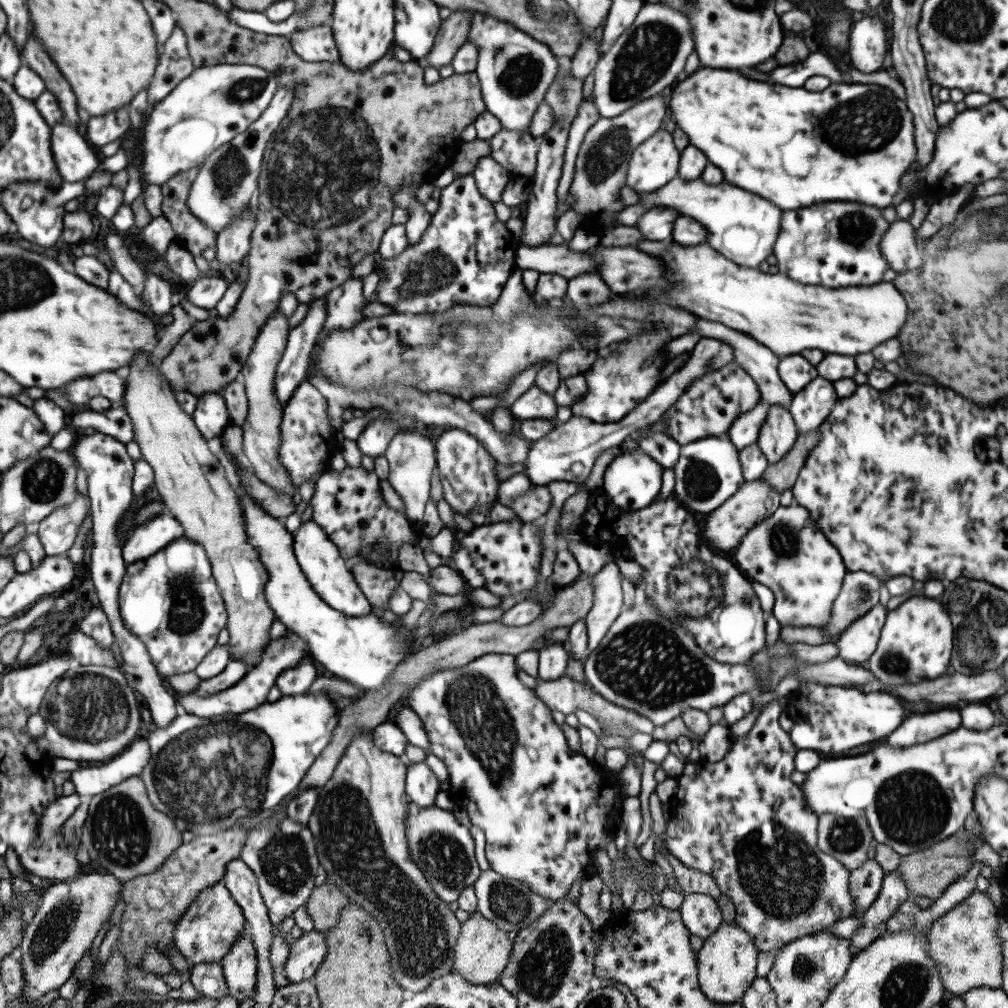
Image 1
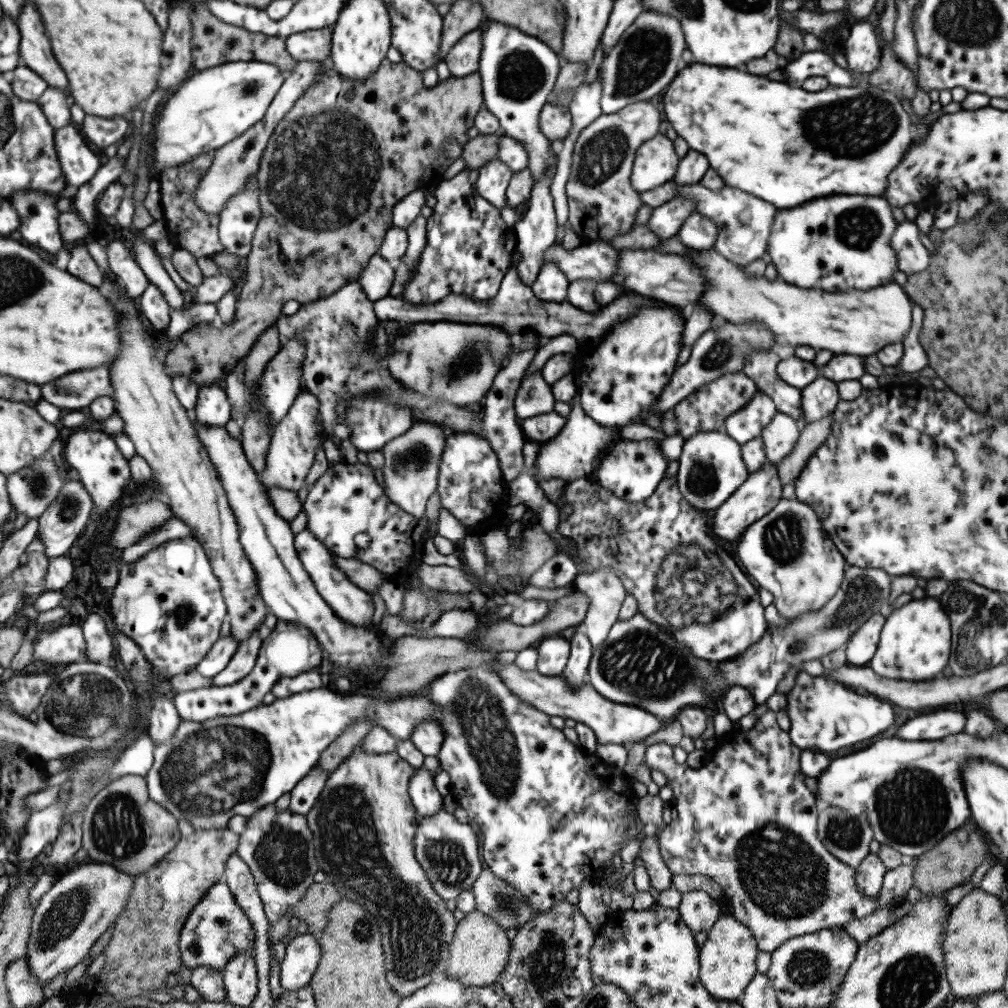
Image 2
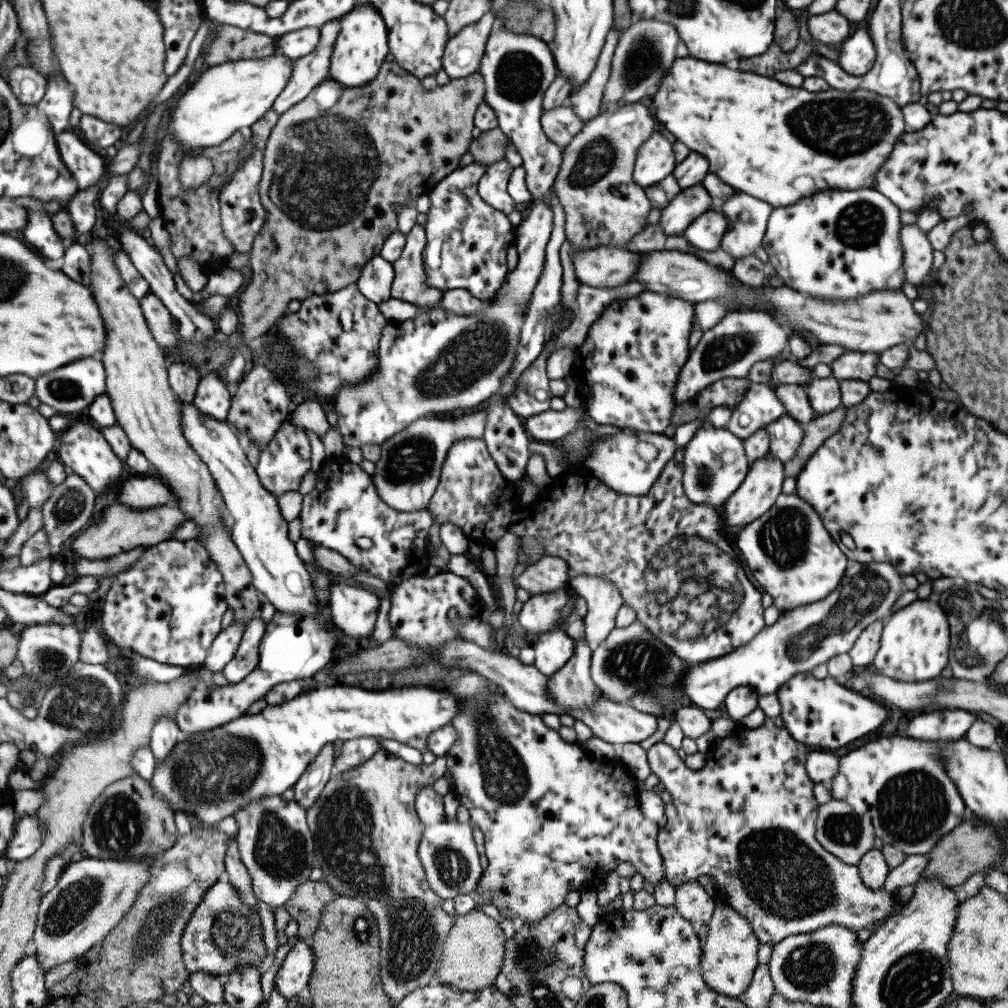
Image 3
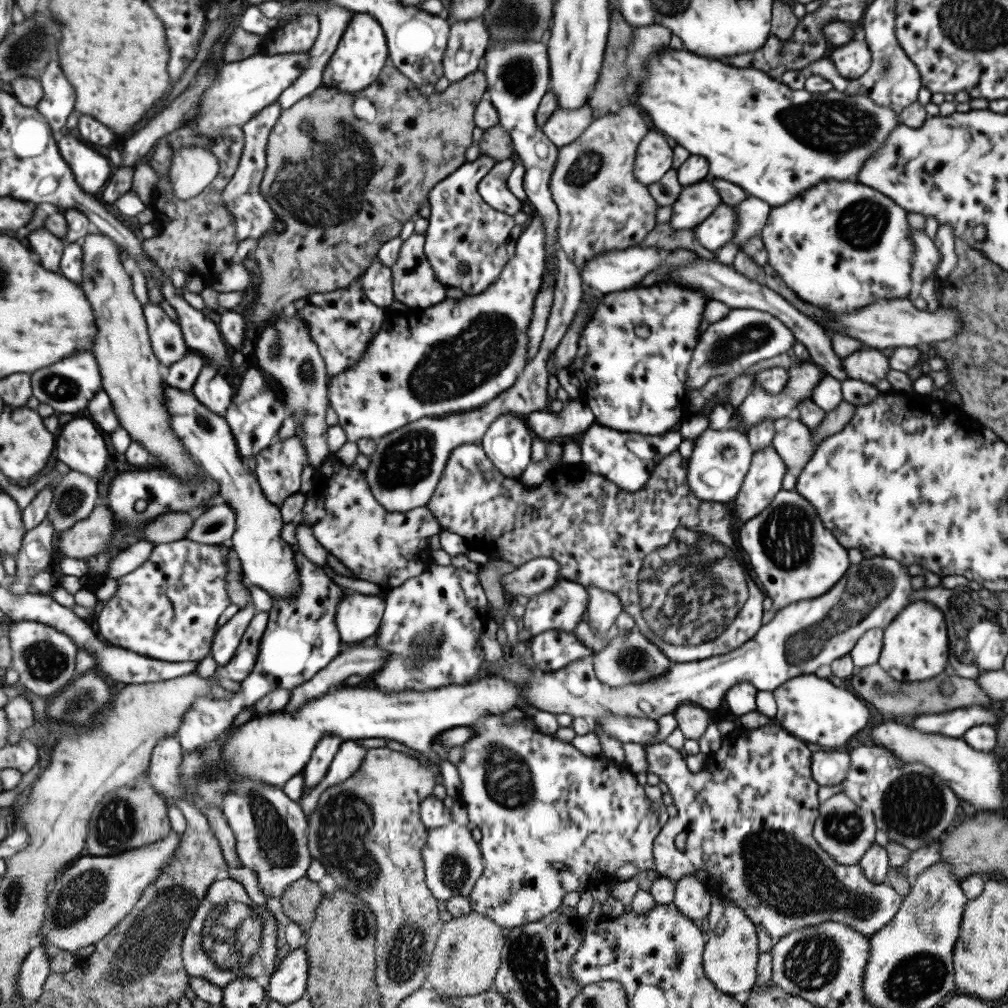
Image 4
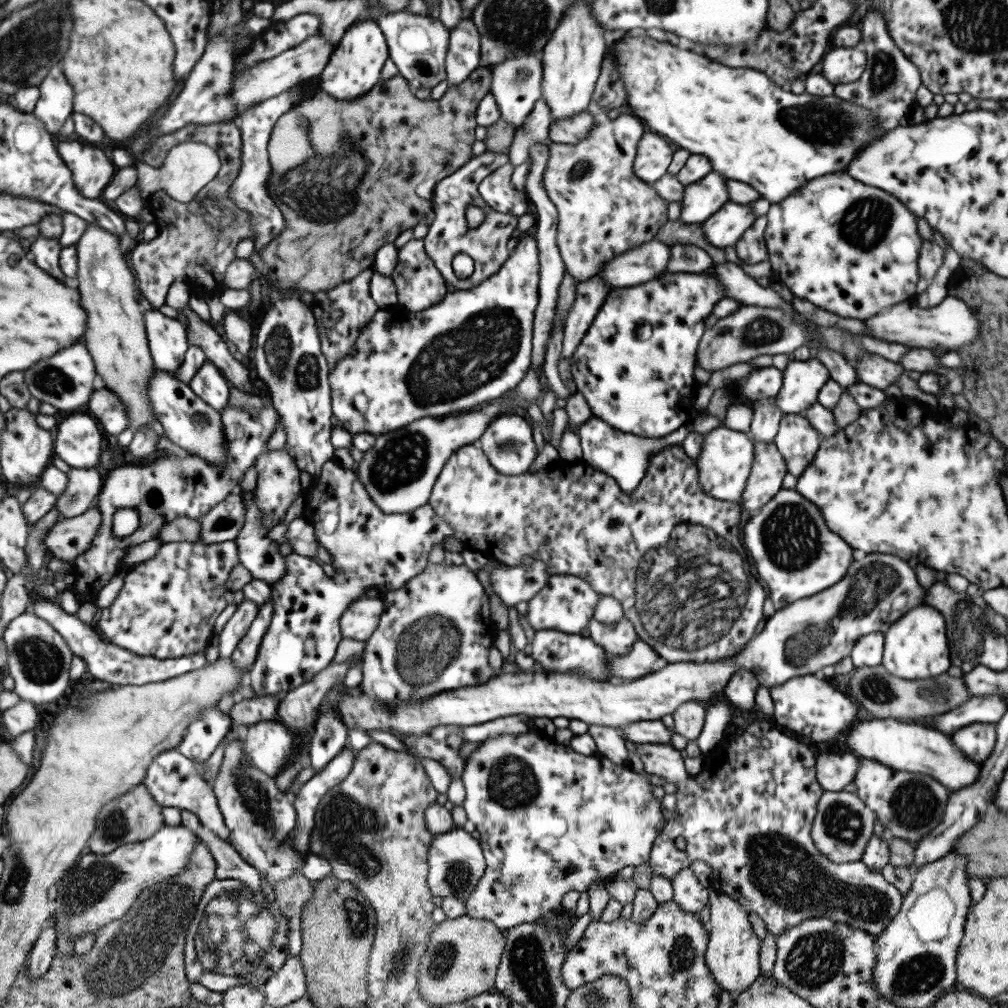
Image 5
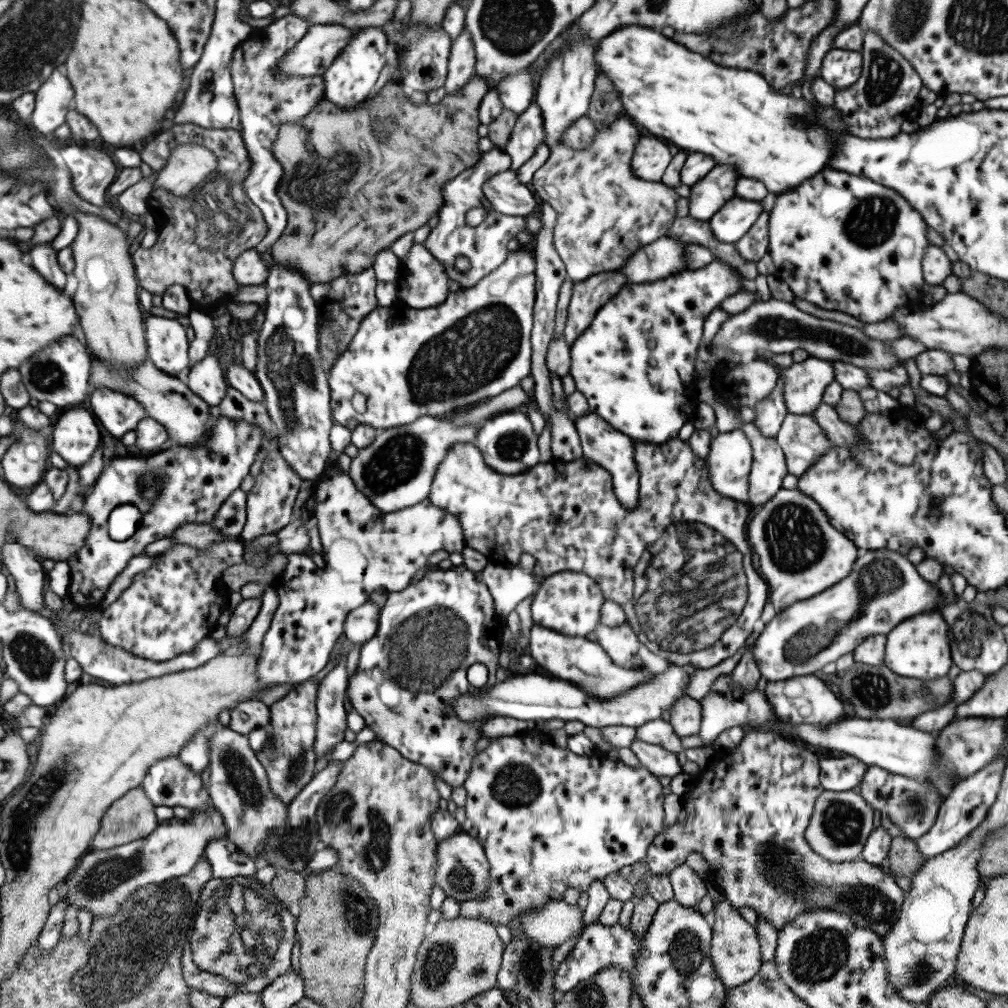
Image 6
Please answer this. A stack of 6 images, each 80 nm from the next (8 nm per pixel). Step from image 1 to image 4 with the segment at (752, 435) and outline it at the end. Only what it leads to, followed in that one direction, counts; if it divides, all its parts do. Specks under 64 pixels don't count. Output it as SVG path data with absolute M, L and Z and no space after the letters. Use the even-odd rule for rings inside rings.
M801 363L798 366L787 368L788 377L784 387L777 394L767 394L759 386L752 385L749 394L741 401L741 404L735 408L740 416L740 422L735 429L741 431L741 434L747 434L746 430L757 424L761 419L778 419L787 416L793 416L795 408L800 400L810 398L813 387L819 382L826 373L819 370L813 363Z

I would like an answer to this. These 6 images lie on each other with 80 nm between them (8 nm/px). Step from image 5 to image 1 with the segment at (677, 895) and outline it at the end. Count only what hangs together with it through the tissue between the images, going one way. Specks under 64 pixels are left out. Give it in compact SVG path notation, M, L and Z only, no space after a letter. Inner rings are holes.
M684 894L678 911L690 934L702 939L710 935L722 922L717 901L708 894Z

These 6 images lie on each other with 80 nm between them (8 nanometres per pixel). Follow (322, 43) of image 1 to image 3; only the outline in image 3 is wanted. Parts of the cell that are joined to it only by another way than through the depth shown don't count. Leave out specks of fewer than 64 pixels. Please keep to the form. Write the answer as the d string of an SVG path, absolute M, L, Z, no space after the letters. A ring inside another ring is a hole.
M303 26L276 37L278 52L292 61L309 54L318 42L319 30L316 26Z

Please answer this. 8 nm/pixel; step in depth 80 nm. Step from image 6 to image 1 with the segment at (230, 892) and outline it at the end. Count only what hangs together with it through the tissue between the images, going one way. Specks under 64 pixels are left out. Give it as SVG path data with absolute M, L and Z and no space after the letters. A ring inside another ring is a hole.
M220 880L204 888L183 914L180 914L172 932L172 944L190 966L207 962L219 963L231 945L246 931L241 907Z

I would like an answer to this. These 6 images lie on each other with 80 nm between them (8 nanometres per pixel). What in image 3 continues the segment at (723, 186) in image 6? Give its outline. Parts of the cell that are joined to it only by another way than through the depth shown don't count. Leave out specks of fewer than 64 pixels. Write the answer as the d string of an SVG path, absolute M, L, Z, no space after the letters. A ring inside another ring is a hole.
M701 184L681 189L680 192L661 209L657 226L665 236L681 235L700 214L707 212L711 196Z

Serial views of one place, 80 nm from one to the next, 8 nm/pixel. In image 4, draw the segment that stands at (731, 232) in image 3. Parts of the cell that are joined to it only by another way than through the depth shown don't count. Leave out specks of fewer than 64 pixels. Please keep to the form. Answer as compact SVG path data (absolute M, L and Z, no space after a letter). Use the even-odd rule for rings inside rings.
M745 196L745 199L733 205L736 210L737 227L735 233L731 237L733 243L738 250L749 242L751 238L755 238L757 234L762 232L763 226L767 220L769 207L767 203L753 196Z

